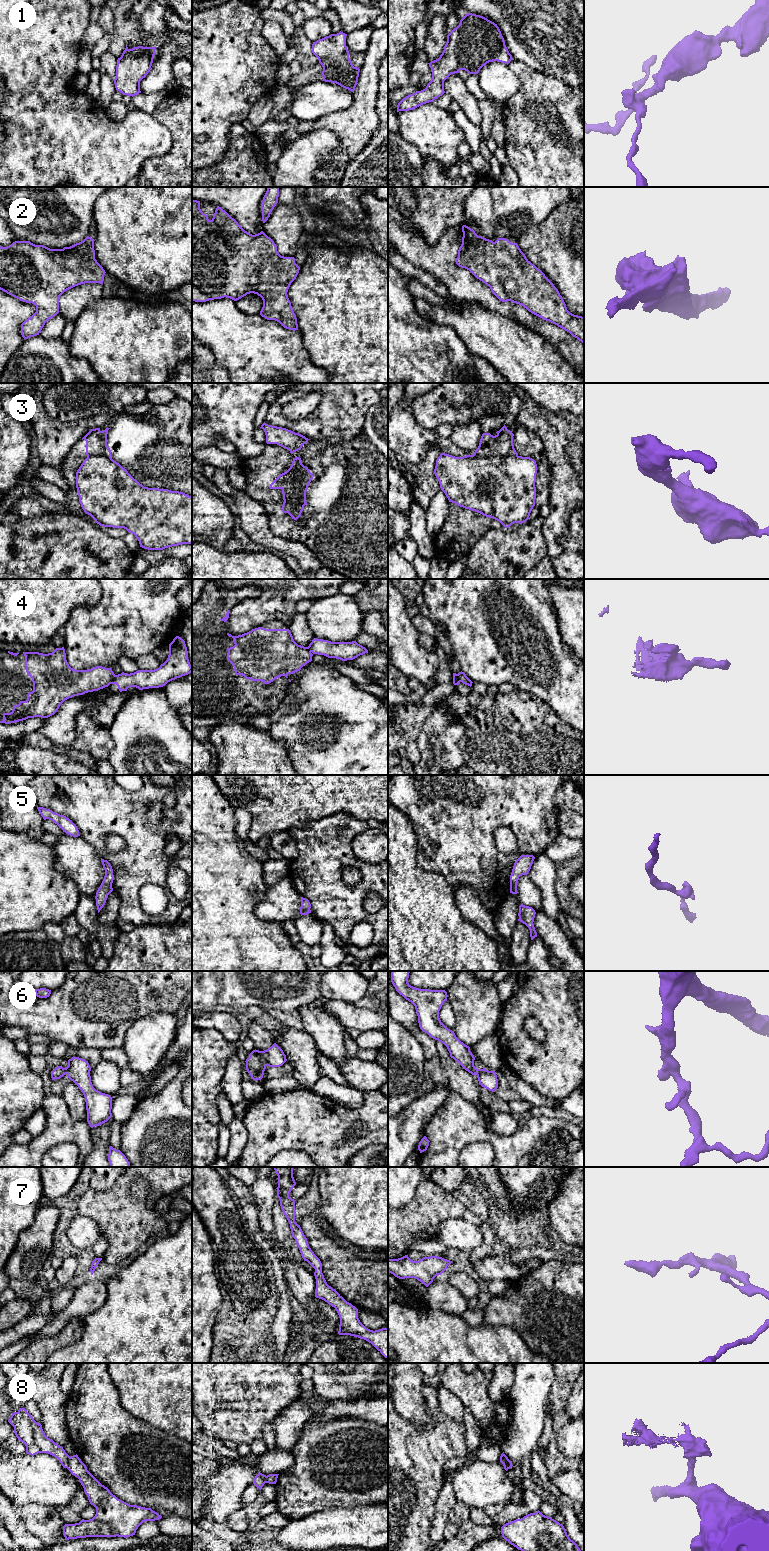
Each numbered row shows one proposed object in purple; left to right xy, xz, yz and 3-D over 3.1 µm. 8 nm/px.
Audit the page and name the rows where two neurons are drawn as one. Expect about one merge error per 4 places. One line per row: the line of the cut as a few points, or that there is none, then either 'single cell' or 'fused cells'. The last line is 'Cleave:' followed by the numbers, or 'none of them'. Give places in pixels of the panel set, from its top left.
1: no cut | single cell
2: no cut | single cell
3: xz (286, 482), (296, 482), (299, 485), (301, 512) | fused cells
4: xy (115, 675), (111, 683) | fused cells
5: no cut | single cell
6: no cut | single cell
7: no cut | single cell
8: xy (70, 1457), (67, 1468) | fused cells
Cleave: 3, 4, 8

